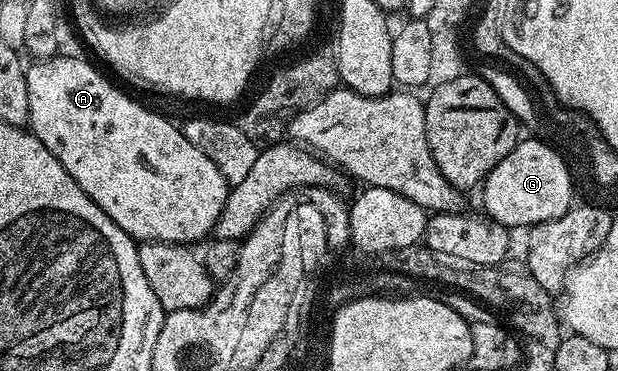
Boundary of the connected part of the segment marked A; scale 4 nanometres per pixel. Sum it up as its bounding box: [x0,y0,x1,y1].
[26,56,228,244]

